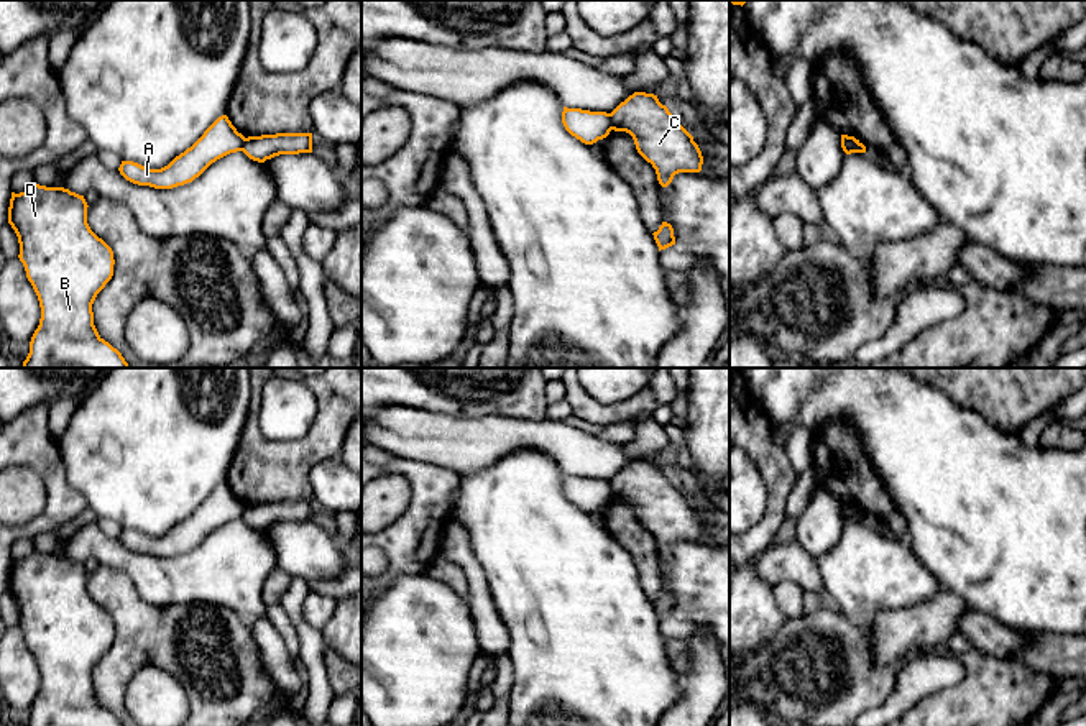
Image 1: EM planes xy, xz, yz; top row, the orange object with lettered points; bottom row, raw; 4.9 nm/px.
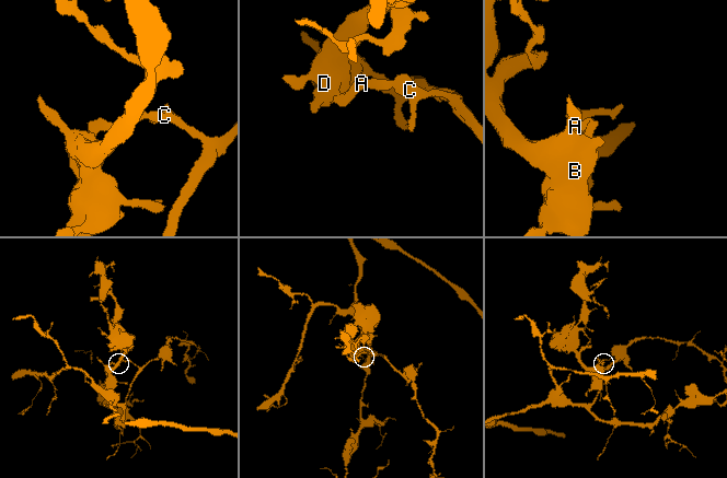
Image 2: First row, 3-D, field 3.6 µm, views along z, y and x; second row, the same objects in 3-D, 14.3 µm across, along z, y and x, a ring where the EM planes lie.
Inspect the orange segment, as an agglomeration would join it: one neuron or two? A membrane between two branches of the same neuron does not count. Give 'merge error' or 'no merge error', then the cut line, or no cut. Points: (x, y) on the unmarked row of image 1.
merge error | xz (608, 482), (613, 496)

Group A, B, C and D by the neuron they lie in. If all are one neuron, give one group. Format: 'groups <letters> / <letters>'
groups A B D / C

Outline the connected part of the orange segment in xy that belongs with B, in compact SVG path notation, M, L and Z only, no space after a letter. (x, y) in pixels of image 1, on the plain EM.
M35 552L25 560L12 560L8 591L18 604L18 626L25 634L26 646L41 675L39 693L31 705L26 726L123 726L117 716L99 703L94 693L92 672L97 662L112 647L115 627L112 616L90 598L87 591L87 575L84 563L64 555Z

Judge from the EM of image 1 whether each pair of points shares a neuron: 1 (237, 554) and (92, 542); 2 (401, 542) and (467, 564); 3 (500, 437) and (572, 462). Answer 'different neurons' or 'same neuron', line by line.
1: same neuron
2: different neurons
3: same neuron

